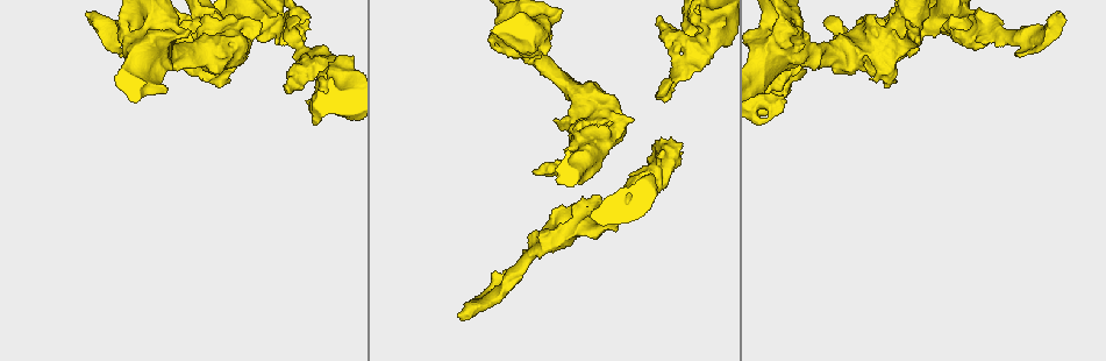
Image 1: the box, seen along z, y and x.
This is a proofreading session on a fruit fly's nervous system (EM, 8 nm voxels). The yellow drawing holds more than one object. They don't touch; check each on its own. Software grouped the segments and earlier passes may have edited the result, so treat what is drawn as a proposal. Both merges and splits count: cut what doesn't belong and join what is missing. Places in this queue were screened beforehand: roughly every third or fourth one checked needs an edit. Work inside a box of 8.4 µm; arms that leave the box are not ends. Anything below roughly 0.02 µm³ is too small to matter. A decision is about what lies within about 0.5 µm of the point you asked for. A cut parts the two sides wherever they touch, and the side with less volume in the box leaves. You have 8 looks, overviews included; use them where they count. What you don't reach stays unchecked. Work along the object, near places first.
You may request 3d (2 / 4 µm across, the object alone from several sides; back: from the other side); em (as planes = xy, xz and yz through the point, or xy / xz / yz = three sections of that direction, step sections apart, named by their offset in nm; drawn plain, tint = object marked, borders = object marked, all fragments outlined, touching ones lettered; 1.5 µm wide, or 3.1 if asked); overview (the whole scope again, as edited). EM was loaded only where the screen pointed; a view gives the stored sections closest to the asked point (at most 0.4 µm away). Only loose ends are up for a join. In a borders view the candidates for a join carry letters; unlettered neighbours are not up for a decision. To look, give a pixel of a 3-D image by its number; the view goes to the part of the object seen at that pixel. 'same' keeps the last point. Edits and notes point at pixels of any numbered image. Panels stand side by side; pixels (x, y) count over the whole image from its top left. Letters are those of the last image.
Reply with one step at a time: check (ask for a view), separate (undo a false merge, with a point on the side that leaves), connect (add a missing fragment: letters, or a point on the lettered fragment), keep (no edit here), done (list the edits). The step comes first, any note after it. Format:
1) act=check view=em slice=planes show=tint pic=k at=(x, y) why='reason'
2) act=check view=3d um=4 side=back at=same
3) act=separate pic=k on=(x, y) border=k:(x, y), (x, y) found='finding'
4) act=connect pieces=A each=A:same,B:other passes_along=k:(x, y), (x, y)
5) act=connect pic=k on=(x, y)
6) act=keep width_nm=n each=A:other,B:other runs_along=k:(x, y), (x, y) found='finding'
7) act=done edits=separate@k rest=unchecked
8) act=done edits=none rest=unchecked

act=check view=3d um=2 pic=1 at=(119, 56) why='free end'

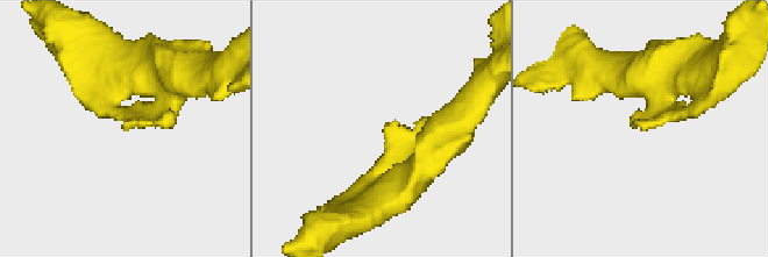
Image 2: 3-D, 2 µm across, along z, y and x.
act=check view=em slice=xy step=8 show=tint pic=2 at=(639, 125)

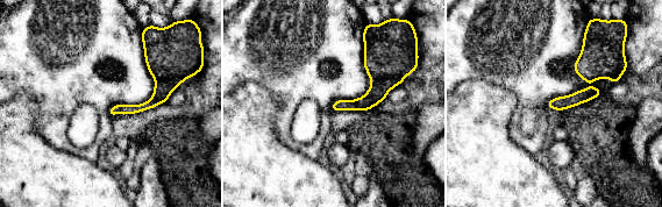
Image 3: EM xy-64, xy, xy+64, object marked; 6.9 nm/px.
act=check view=em slice=planes show=borders at=same why='another direction'

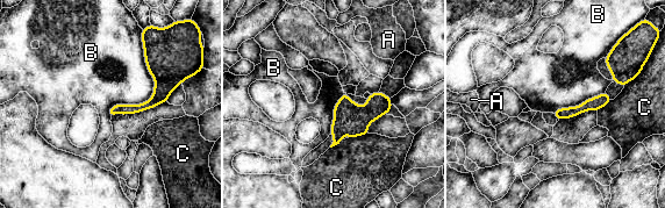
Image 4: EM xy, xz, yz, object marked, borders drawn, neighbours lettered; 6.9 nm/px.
act=keep each=A:other,B:other,C:other found='none of them fits'

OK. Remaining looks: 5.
act=check view=em um=3.1 slice=planes show=borders pic=1 at=(310, 18) why='free end'

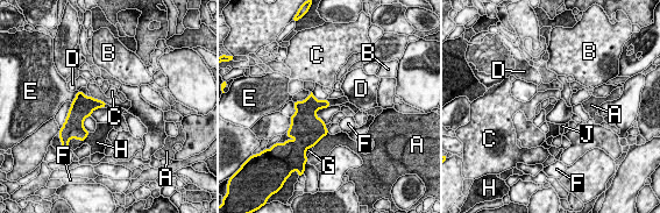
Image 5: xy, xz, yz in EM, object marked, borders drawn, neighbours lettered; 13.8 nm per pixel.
act=connect pieces=H each=A:other,B:other,C:other,D:other,E:other,F:other,G:other,H:same,J:other passes_along=5:(73, 127), (87, 135), (97, 141) found='the cell continues'

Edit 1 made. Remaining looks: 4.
act=check view=em slice=yz step=8 show=tint pic=1 at=(577, 90) why='thin arm on a thick one'

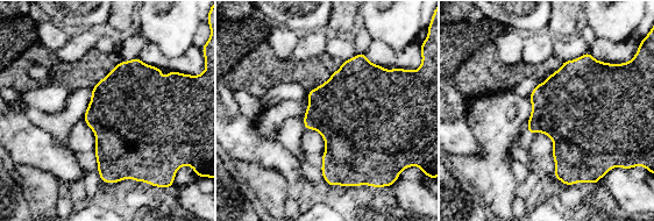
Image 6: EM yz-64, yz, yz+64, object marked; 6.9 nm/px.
act=check view=em slice=planes show=borders at=same

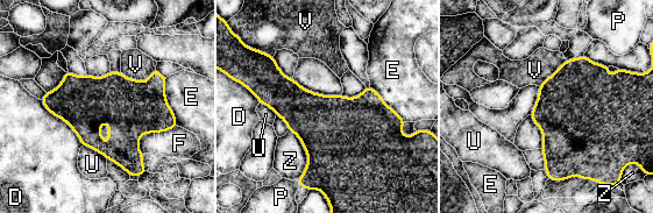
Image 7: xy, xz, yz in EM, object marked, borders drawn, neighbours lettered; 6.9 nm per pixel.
act=keep width_nm=480 each=D:other,E:other,F:other,P:other,U:other,V:other,Z:other border=7:(83, 144), (103, 154), (106, 160) found='all the same cell'

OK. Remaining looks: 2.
act=done edits=connect@5 rest=unchecked

